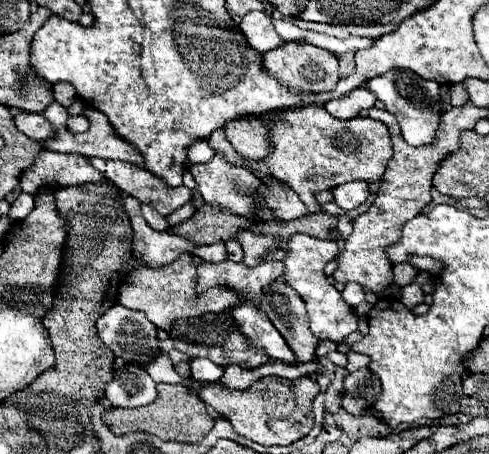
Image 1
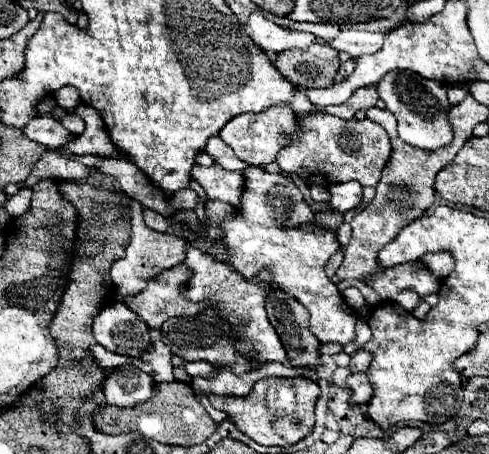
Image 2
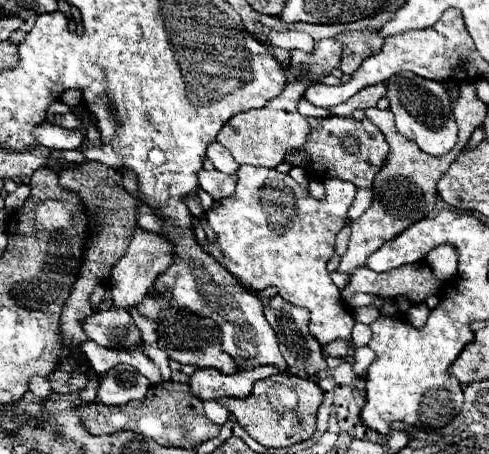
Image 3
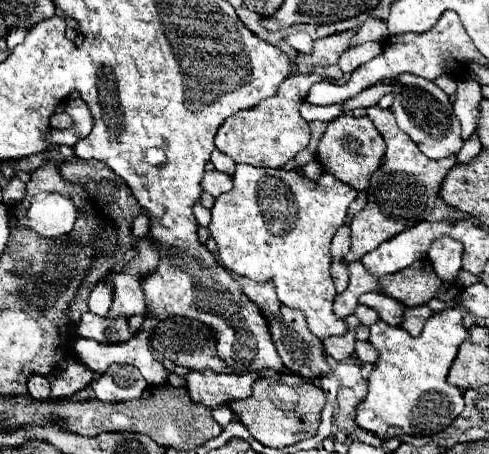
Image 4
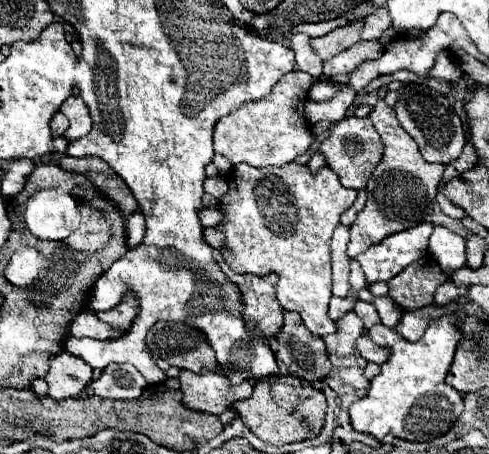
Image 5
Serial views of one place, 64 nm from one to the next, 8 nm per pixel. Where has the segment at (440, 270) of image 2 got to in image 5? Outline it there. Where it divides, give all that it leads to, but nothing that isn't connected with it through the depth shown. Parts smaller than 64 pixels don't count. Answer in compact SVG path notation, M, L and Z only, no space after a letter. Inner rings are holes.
M440 226L438 230L432 232L428 248L446 274L452 274L454 270L458 270L466 264L464 238L444 226Z

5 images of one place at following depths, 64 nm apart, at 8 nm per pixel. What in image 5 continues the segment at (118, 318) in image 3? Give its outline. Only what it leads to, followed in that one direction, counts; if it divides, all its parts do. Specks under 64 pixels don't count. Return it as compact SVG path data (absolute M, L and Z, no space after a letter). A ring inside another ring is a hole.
M84 310L82 314L78 314L70 326L68 326L68 334L70 336L76 336L76 338L96 338L96 340L110 340L110 338L116 338L116 336L122 336L124 332L116 332L114 328L108 328L108 324L96 320L94 312L90 310Z

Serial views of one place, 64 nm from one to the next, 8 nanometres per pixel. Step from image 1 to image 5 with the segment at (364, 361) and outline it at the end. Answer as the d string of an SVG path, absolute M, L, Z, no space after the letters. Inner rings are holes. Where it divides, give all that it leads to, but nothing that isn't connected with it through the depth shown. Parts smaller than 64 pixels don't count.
M362 336L358 338L358 354L362 358L366 358L368 362L376 362L376 364L384 364L384 360L388 360L390 349L384 346L378 346L370 340L370 336Z

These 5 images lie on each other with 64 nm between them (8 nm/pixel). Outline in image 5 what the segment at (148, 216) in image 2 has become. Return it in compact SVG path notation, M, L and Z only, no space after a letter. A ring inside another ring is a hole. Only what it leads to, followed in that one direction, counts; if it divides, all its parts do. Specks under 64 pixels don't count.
M132 212L126 222L126 232L128 232L128 248L136 248L142 242L142 236L146 232L144 226L144 216L140 212Z

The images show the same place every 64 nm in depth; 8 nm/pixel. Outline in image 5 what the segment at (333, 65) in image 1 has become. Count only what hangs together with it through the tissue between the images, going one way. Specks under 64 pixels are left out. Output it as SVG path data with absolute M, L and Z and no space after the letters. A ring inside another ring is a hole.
M364 18L356 20L356 22L350 22L346 26L340 26L320 38L314 38L314 44L316 44L316 52L322 60L330 60L332 56L340 54L342 50L354 46L356 42L360 42L360 30L364 26Z

